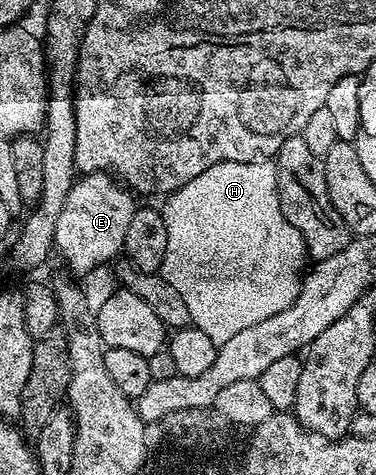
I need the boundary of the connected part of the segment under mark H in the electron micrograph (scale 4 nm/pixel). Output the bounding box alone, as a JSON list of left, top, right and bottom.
[161,161,307,346]

